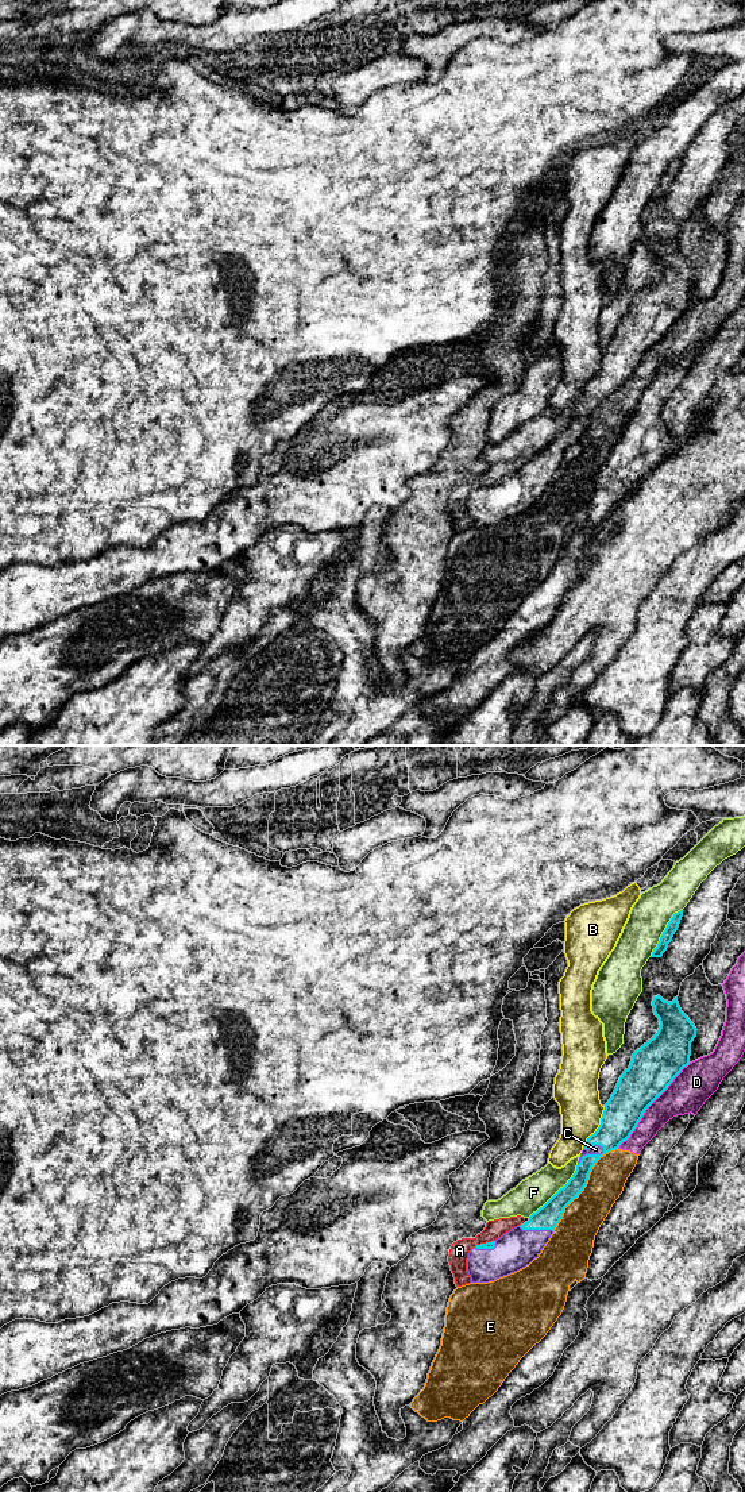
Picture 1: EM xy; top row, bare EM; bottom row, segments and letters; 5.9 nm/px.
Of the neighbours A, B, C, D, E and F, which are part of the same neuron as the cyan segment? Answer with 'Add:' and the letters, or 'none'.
Add: C

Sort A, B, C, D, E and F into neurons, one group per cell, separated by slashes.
A / B / C / D E / F

